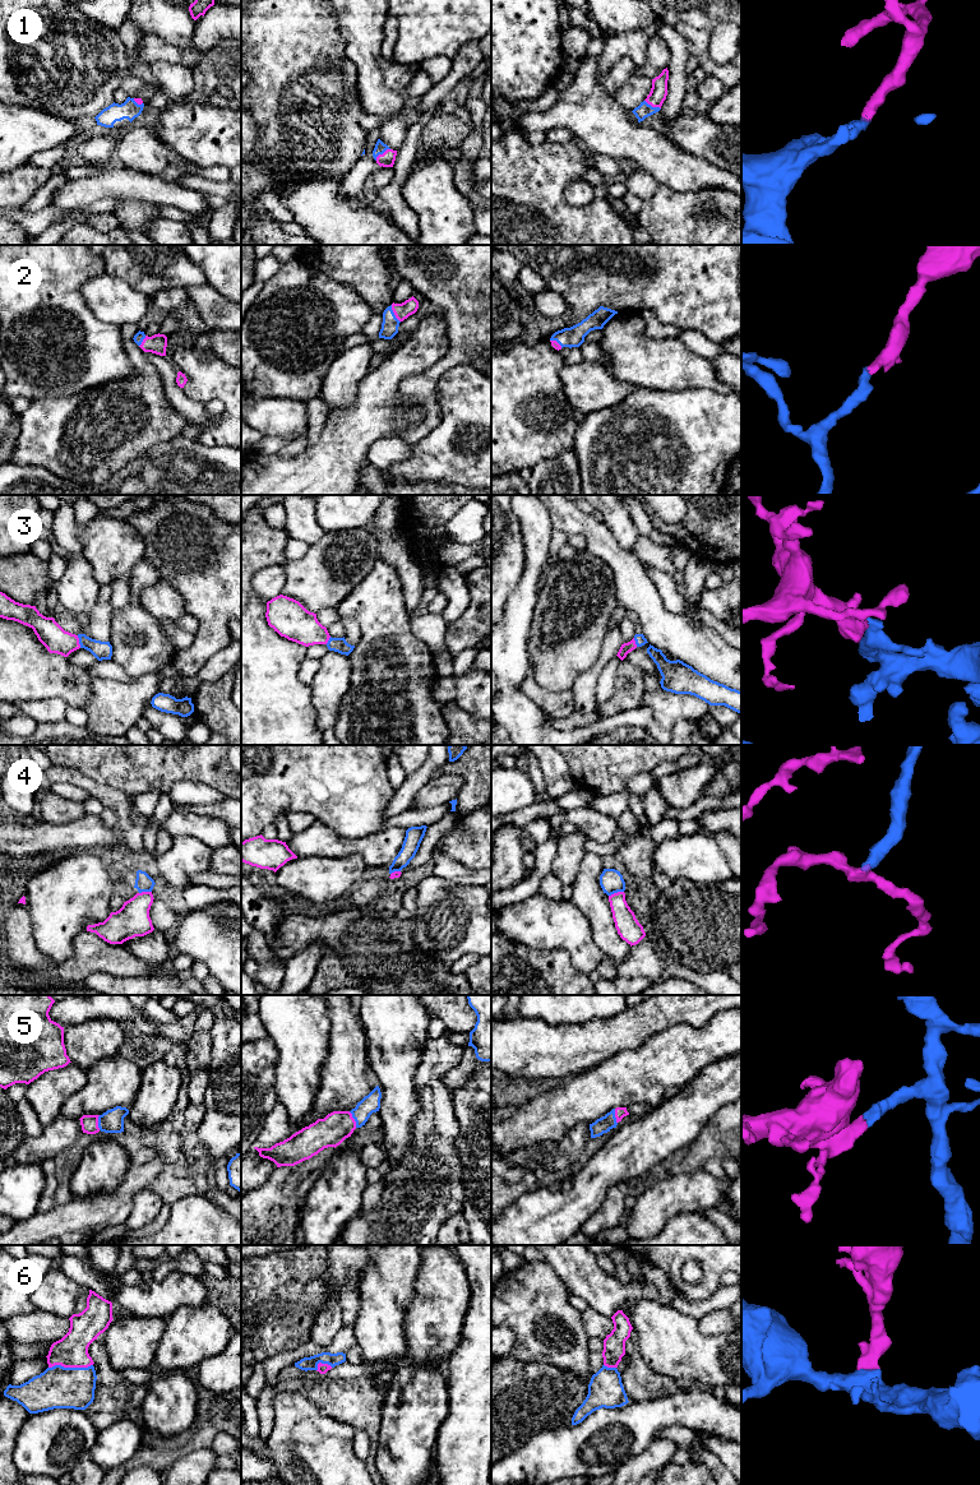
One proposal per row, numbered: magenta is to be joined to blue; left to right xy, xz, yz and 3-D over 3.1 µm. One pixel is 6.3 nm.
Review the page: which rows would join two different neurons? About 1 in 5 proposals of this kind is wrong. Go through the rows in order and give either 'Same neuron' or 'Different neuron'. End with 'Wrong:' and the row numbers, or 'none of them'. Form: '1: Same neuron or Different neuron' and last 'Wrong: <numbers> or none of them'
1: Same neuron
2: Same neuron
3: Same neuron
4: Different neuron
5: Same neuron
6: Same neuron
Wrong: 4

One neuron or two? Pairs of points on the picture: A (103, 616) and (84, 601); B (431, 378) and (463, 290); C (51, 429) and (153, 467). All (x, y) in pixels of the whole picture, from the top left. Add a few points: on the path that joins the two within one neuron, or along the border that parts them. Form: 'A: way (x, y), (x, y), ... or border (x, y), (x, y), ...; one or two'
A: border (101, 586), (98, 600), (89, 613); two
B: way (453, 356), (463, 346), (463, 311); one
C: border (160, 443), (110, 477); two

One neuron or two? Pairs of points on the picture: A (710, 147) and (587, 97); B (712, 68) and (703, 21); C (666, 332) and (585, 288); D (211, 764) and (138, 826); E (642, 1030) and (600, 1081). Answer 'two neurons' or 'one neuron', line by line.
A: two neurons
B: one neuron
C: two neurons
D: two neurons
E: two neurons

